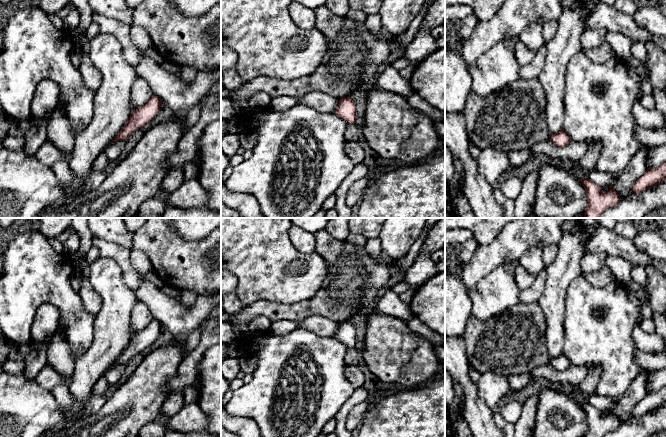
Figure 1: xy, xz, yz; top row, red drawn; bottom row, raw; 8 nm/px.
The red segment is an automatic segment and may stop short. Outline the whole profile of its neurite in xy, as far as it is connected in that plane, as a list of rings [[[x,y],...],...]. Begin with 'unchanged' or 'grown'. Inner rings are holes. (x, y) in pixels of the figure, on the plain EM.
unchanged; [[[153,319],[145,329],[131,337],[125,350],[111,366],[126,365],[133,356],[145,350],[157,339],[162,327],[160,322]]]

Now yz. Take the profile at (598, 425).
unchanged; [[[589,402],[581,403],[581,407],[588,422],[588,429],[584,437],[604,437],[607,433],[616,430],[621,424],[620,419],[612,410],[604,416],[602,410],[596,409]]]

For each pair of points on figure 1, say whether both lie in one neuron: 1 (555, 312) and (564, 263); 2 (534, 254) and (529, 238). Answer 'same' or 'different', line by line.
1: same
2: different

